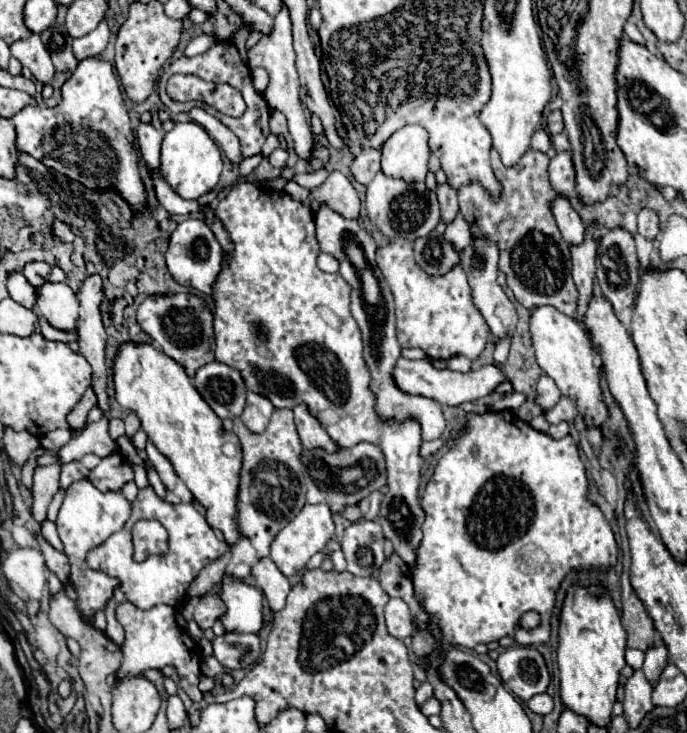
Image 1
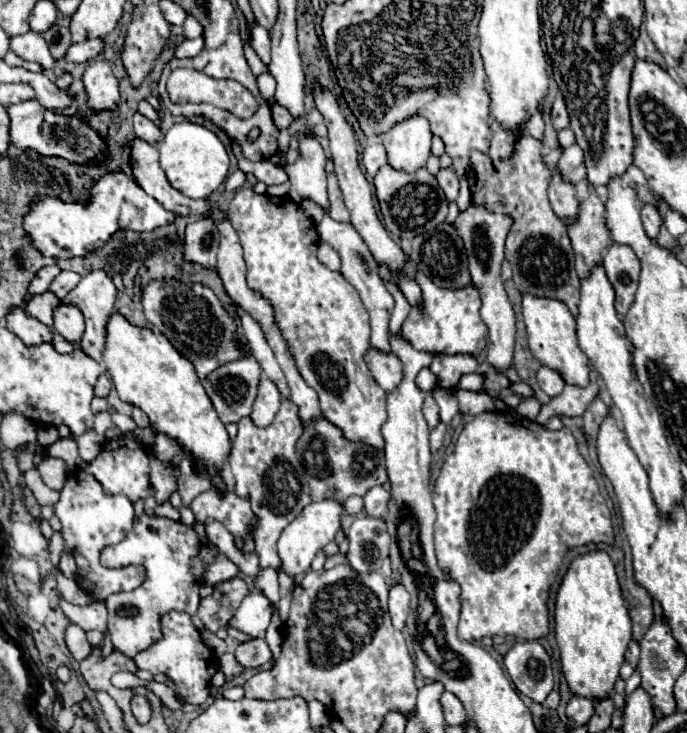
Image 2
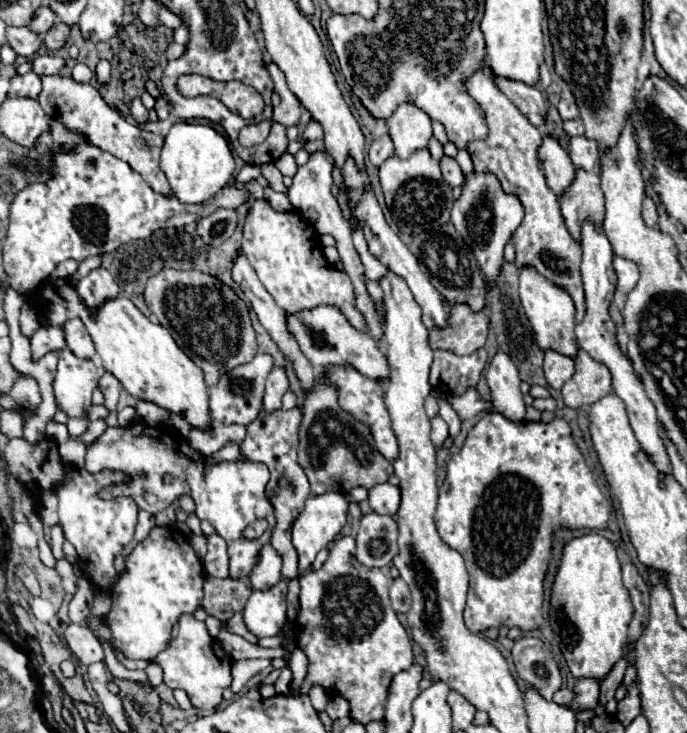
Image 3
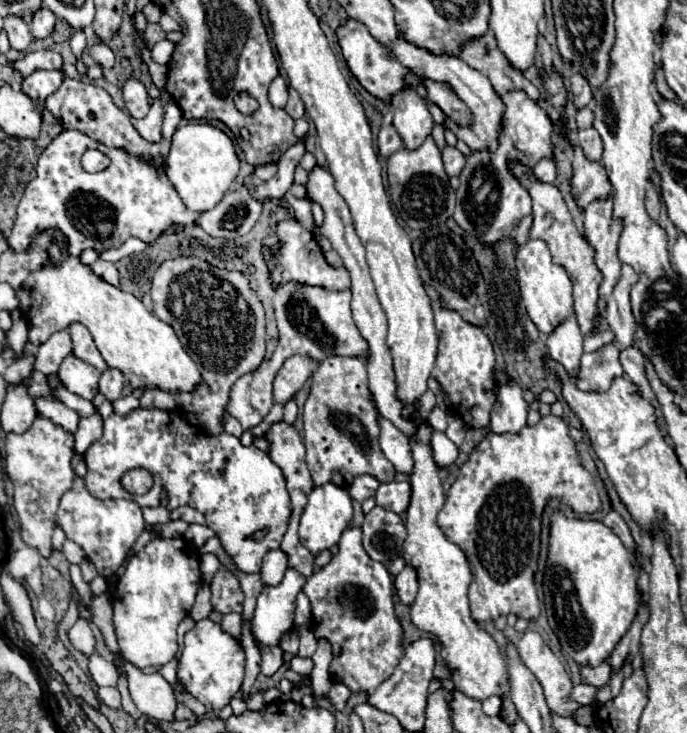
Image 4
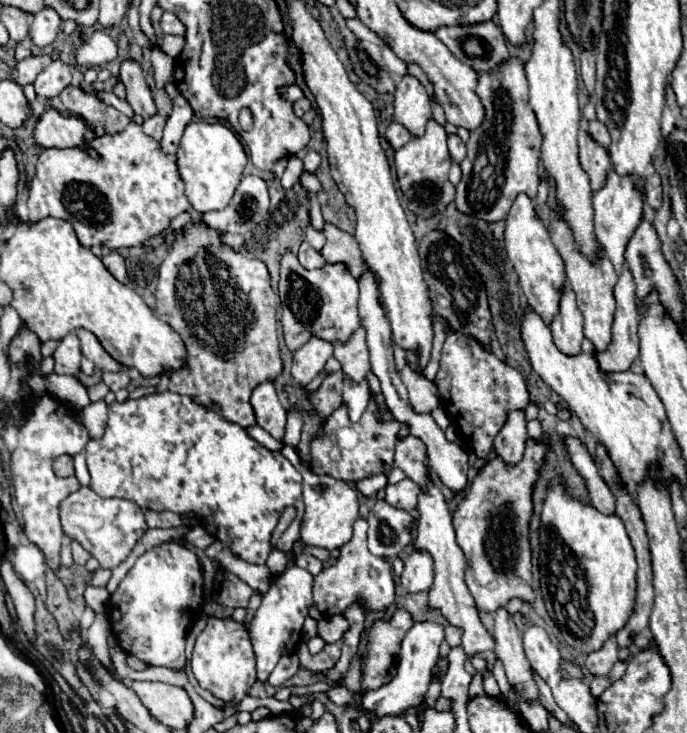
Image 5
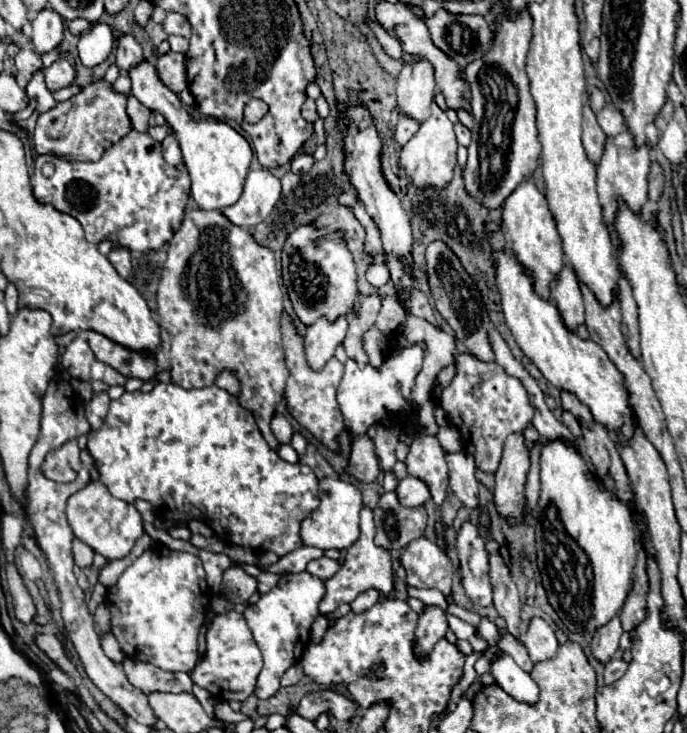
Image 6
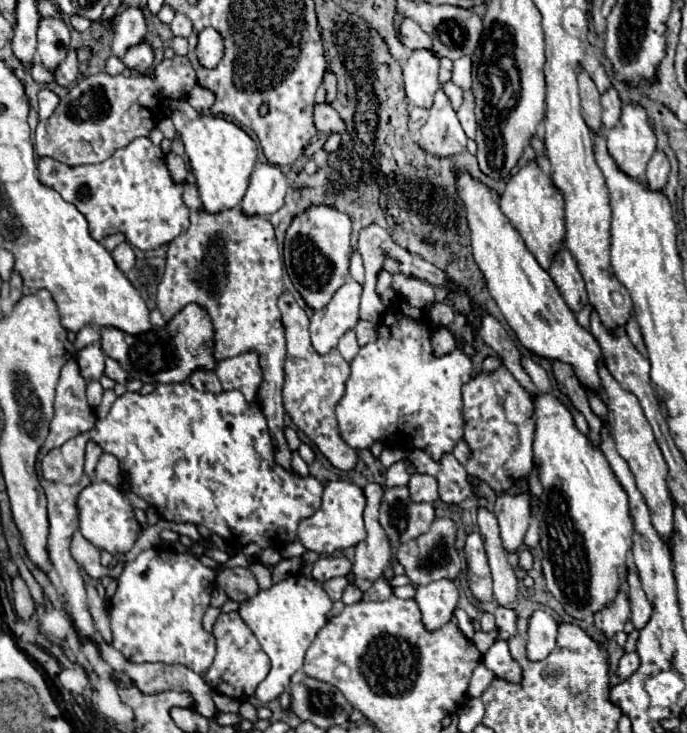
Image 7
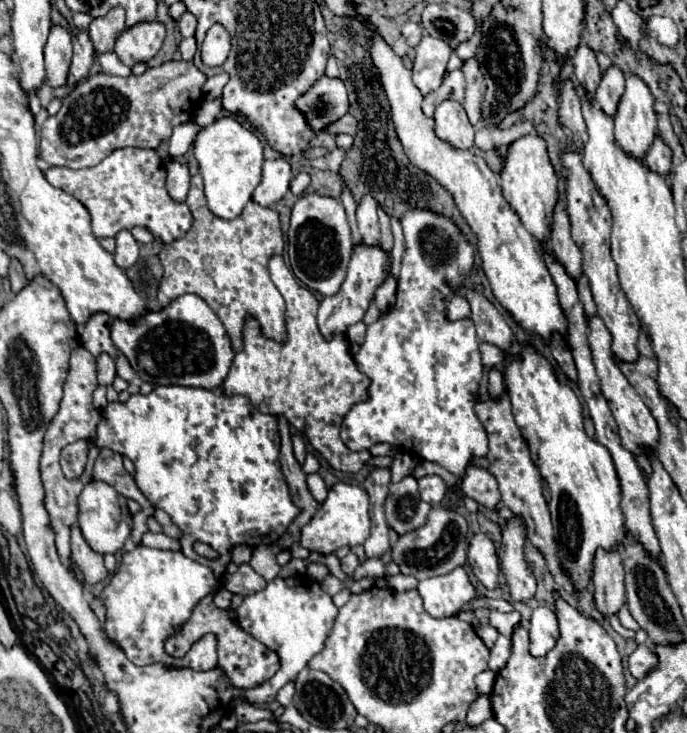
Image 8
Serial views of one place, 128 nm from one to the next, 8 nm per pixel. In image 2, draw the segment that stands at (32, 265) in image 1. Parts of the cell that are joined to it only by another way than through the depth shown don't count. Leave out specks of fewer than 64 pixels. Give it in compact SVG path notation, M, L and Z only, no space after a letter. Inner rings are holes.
M44 266L44 268L40 268L40 270L36 272L36 276L32 278L26 296L30 298L30 296L34 296L34 294L46 292L48 286L50 286L50 282L52 282L58 274L60 274L60 268L58 268L58 266Z

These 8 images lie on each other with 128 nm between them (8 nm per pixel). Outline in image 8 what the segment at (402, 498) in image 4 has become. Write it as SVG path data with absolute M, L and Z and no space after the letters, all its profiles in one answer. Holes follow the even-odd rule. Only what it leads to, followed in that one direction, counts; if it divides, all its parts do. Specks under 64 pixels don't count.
M424 476L424 478L418 478L418 490L424 502L436 506L442 502L444 494L448 492L448 486L440 476Z

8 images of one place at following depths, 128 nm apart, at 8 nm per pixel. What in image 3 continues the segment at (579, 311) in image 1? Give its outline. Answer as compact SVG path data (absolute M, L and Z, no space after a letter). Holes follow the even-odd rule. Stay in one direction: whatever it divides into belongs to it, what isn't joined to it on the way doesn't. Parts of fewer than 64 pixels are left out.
M576 172L576 180L560 200L562 218L568 232L580 244L582 224L592 222L596 230L602 228L604 220L604 194L600 188L600 176L596 172Z

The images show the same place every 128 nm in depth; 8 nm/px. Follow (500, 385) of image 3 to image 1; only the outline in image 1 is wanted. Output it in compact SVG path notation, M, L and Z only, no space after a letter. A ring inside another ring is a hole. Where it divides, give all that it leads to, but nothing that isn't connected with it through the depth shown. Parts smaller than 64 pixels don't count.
M474 238L472 244L460 254L460 266L464 268L464 272L468 276L468 282L472 288L472 300L474 300L476 308L482 312L492 334L496 338L512 336L516 330L518 316L516 316L514 304L508 300L502 286L496 282L496 276L498 276L498 248L496 248L496 244L484 240L484 238Z

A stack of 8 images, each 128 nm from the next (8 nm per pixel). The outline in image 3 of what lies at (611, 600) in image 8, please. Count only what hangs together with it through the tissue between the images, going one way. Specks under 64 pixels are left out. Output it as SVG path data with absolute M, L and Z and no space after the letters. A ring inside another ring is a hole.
M578 680L574 686L574 700L570 704L572 710L592 710L598 704L600 686L596 680Z

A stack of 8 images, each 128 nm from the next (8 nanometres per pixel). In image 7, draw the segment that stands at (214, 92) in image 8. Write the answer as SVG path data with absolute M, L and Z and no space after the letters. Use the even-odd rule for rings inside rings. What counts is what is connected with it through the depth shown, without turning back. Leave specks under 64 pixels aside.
M194 86L194 88L188 92L186 100L188 100L188 104L190 104L192 108L196 108L198 112L208 110L208 108L214 104L212 92L208 92L206 88L200 88L200 86Z

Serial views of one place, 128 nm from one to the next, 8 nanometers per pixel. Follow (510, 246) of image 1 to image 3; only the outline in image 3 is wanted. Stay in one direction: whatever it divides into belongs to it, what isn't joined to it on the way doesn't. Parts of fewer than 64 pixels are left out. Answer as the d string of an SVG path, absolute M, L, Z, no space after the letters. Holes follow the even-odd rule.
M476 72L466 80L470 96L482 106L488 120L488 140L476 140L468 144L468 152L474 162L474 172L492 172L502 184L506 194L518 196L524 206L524 222L514 230L510 242L516 250L514 264L518 268L530 266L542 274L548 282L564 288L576 306L576 322L584 318L584 288L580 280L580 256L582 248L572 240L564 218L560 216L560 202L552 196L552 190L546 186L544 174L540 172L538 148L542 144L542 134L538 128L528 124L528 118L504 96L496 86L494 78L482 72Z

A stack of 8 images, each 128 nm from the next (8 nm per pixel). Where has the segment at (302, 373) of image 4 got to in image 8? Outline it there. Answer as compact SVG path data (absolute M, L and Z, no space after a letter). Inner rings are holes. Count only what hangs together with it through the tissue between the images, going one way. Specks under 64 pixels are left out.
M364 244L354 248L354 254L352 254L352 260L348 266L348 274L346 274L346 280L344 280L340 292L336 296L324 298L320 302L320 308L316 314L318 328L320 328L320 334L324 336L324 340L330 340L336 334L344 334L348 326L362 320L362 316L374 296L376 286L384 280L386 274L390 274L390 254L386 254L382 248L368 248Z

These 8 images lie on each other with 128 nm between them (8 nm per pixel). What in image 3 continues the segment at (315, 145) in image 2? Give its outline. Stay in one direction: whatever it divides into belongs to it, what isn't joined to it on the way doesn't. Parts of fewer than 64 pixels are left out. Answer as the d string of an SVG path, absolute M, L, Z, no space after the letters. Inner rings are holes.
M312 152L310 154L310 160L298 168L298 172L294 174L294 182L292 186L288 188L288 198L290 198L290 204L300 210L300 212L306 212L308 208L314 208L318 212L318 222L314 224L316 232L318 234L332 234L336 238L336 248L340 252L340 258L342 258L342 264L344 264L344 270L346 274L350 276L354 288L356 288L356 308L364 314L364 318L368 320L368 334L380 342L382 340L382 326L376 324L376 312L372 312L372 300L368 300L368 292L364 292L364 266L360 262L360 256L352 244L352 236L350 236L350 226L348 222L344 220L342 212L340 212L340 206L332 194L332 162L326 158L326 152Z

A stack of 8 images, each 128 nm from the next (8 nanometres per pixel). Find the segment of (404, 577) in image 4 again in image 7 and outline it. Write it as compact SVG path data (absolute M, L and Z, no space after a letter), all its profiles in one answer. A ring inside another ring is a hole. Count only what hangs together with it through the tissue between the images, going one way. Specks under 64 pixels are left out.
M434 518L430 530L406 544L402 544L398 548L398 562L406 568L406 576L418 584L418 586L424 586L424 584L430 584L434 580L442 580L442 578L456 578L462 570L462 560L458 556L458 550L456 550L456 524L448 518Z

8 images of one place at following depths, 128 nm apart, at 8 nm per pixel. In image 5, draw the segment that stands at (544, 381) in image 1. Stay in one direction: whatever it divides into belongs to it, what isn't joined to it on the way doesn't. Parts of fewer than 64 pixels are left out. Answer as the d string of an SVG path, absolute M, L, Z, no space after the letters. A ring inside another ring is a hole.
M564 286L564 296L560 302L560 312L554 318L554 322L550 324L550 332L552 332L552 342L554 346L566 354L566 356L576 356L580 354L580 344L584 340L582 334L582 316L580 310L576 308L576 296L572 292L572 288Z

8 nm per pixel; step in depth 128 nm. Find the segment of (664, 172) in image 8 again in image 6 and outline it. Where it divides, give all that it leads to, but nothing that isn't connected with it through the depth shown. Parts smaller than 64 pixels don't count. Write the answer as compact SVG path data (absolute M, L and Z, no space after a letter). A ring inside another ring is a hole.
M652 164L650 174L648 174L648 200L656 202L662 194L664 188L664 176L662 176L662 168L660 164Z

